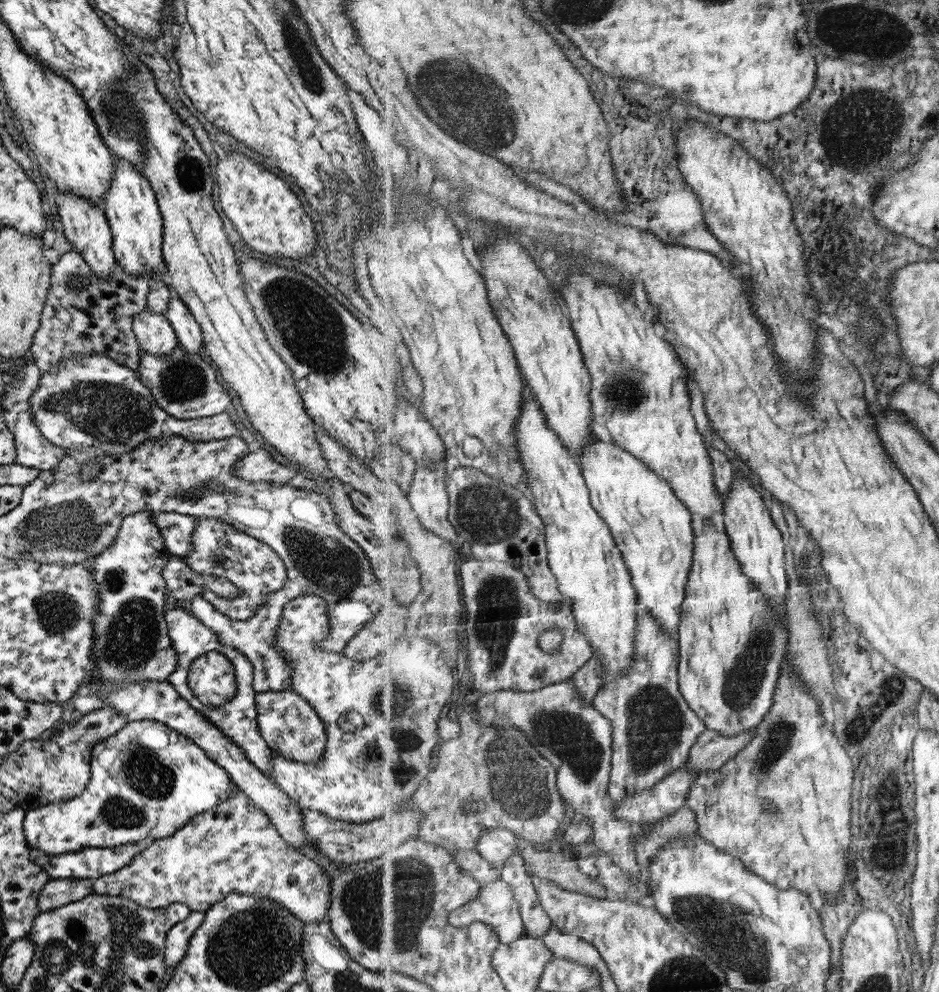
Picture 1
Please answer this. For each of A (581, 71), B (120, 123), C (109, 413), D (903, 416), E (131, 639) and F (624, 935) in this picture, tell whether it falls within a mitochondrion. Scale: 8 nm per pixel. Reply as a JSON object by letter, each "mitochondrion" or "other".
{"A":"other","B":"mitochondrion","C":"mitochondrion","D":"other","E":"mitochondrion","F":"other"}

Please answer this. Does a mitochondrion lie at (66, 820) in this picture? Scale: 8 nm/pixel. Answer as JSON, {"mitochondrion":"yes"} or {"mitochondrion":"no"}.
{"mitochondrion":"no"}

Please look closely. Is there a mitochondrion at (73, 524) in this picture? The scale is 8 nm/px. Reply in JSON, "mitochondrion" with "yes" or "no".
{"mitochondrion":"yes"}

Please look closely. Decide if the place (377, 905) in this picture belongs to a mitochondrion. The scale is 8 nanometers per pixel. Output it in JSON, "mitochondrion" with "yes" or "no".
{"mitochondrion":"yes"}

